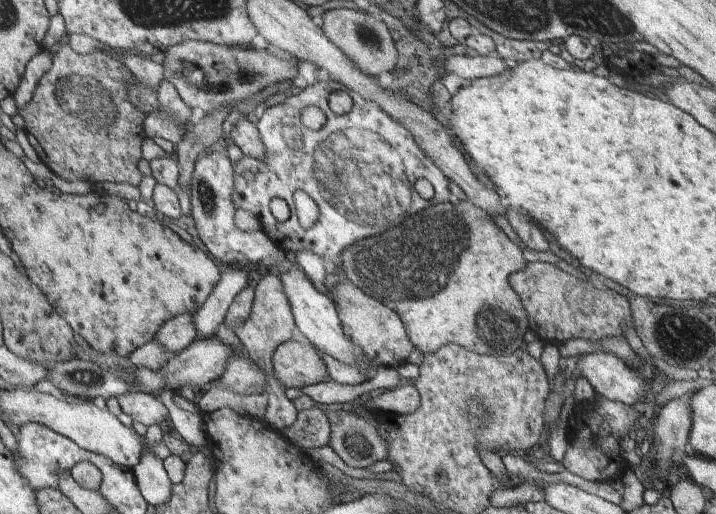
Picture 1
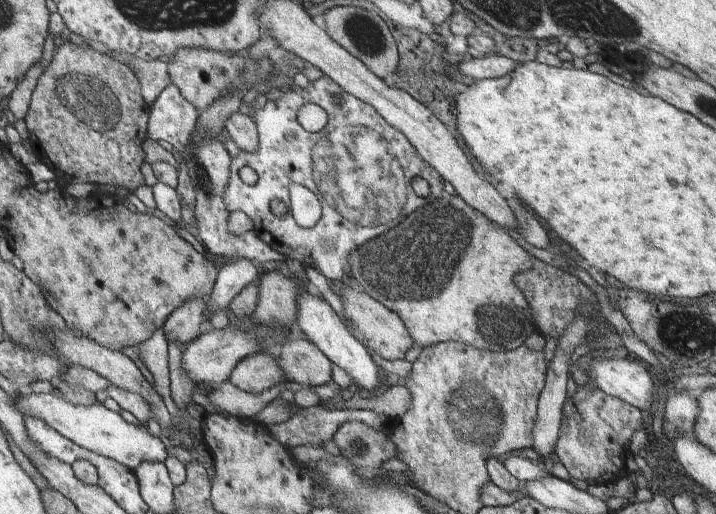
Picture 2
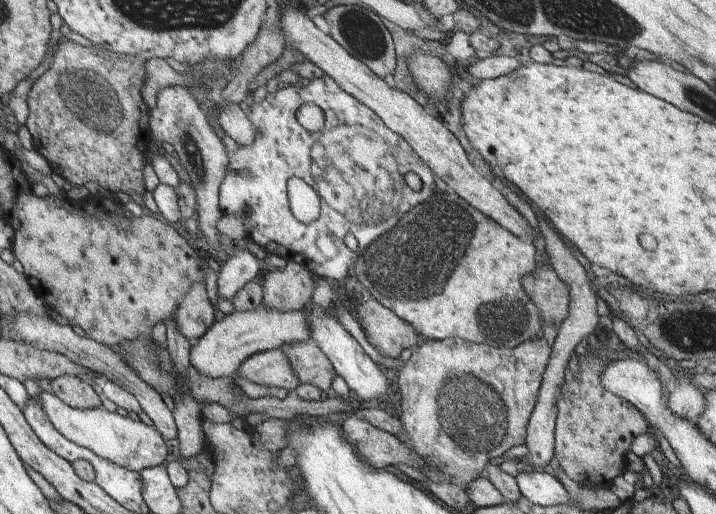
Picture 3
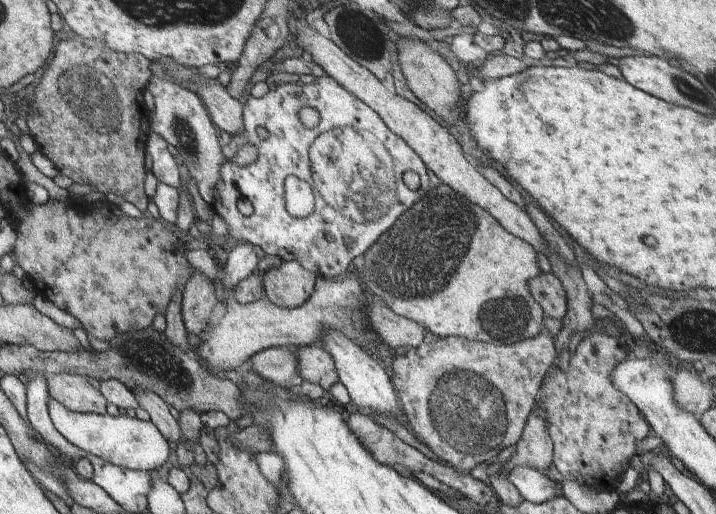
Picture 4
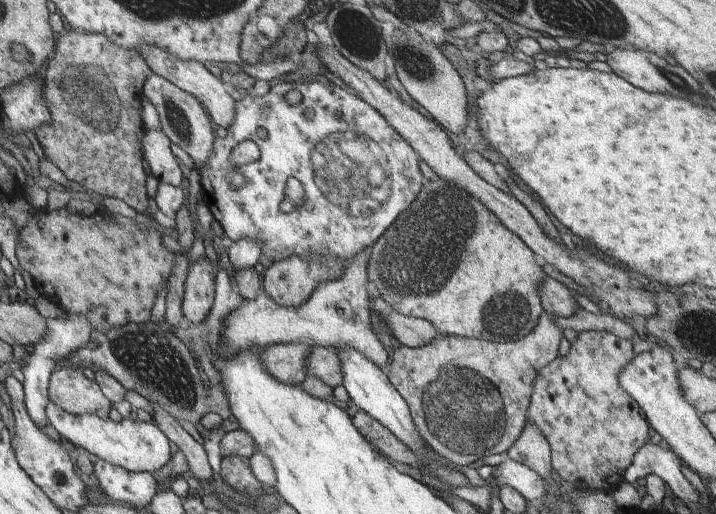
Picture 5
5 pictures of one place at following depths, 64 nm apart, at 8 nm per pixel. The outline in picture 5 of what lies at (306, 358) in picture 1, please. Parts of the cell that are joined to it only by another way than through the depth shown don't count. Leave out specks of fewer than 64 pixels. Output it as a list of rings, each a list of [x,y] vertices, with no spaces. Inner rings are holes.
[[[317,345],[311,348],[306,360],[307,376],[318,377],[324,384],[334,388],[343,382],[342,364],[335,351]]]

